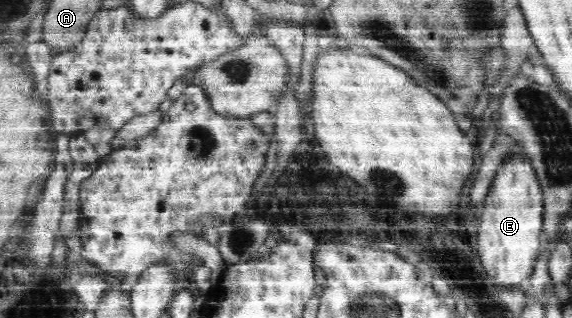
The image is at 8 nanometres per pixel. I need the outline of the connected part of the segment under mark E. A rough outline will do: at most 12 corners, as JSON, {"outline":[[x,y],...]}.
{"outline":[[513,159],[491,185],[477,257],[501,291],[535,273],[542,187]]}

